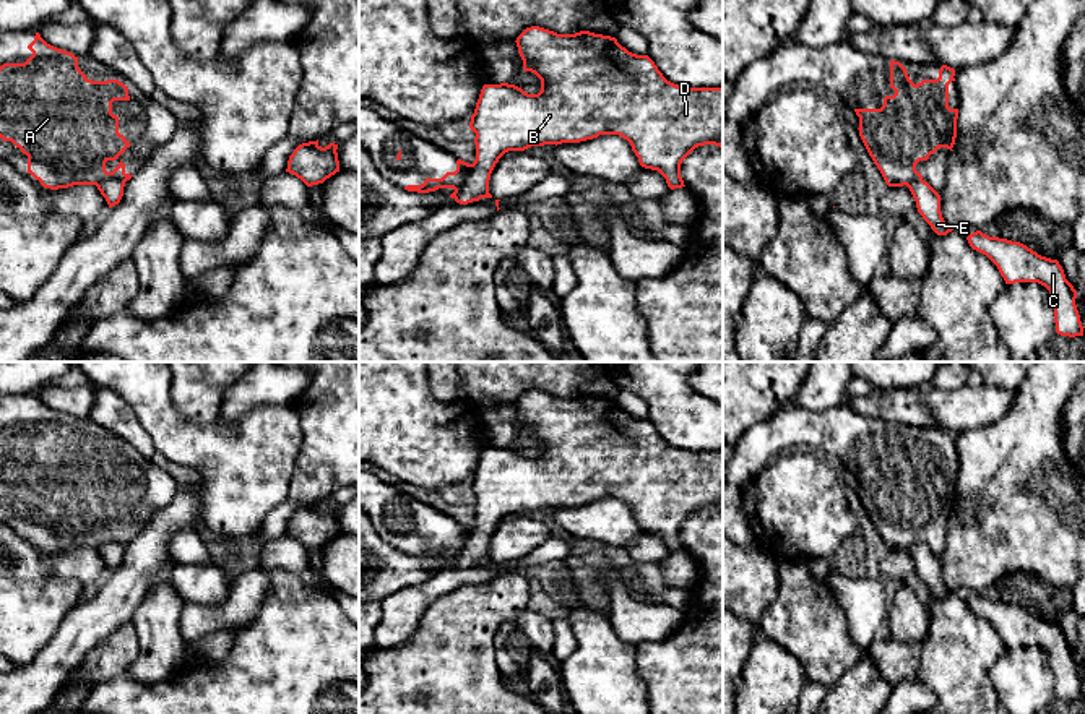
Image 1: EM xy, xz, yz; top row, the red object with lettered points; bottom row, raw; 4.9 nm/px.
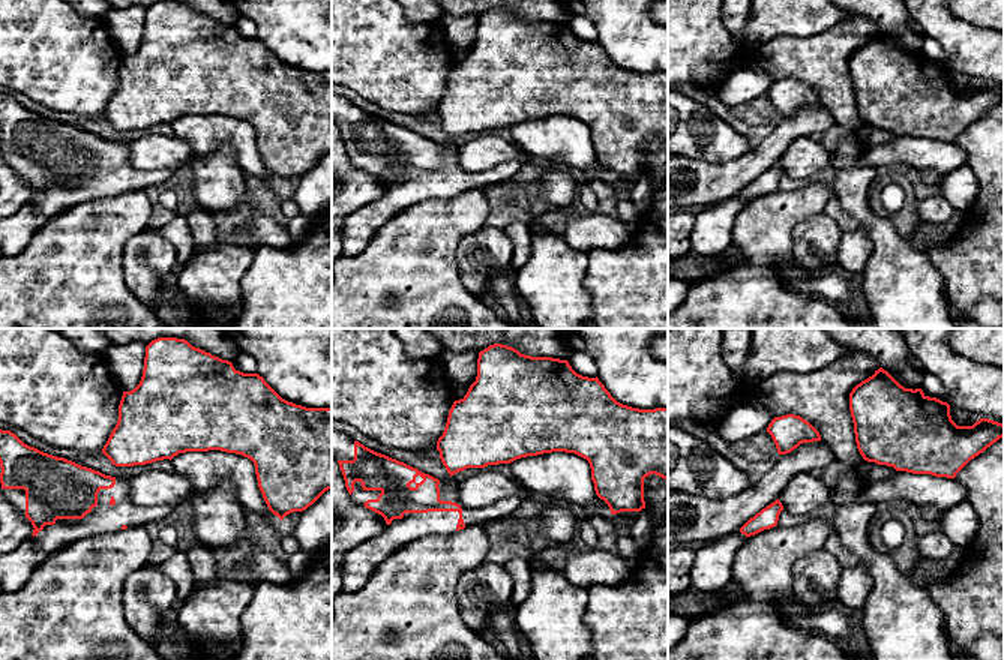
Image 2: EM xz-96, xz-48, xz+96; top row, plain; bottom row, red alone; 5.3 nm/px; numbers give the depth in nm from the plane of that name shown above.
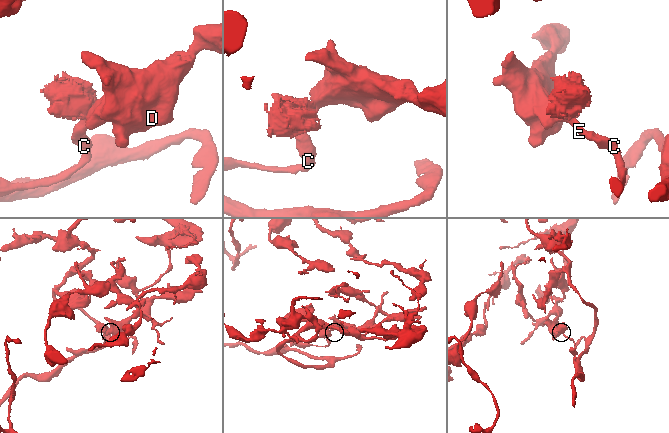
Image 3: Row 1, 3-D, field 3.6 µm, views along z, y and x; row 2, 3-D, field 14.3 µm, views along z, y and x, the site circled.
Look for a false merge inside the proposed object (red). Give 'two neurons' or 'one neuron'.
two neurons

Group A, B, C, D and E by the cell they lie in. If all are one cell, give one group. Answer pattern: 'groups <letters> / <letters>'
groups A / B C D E

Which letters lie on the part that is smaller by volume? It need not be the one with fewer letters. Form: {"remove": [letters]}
{"remove": ["A"]}

